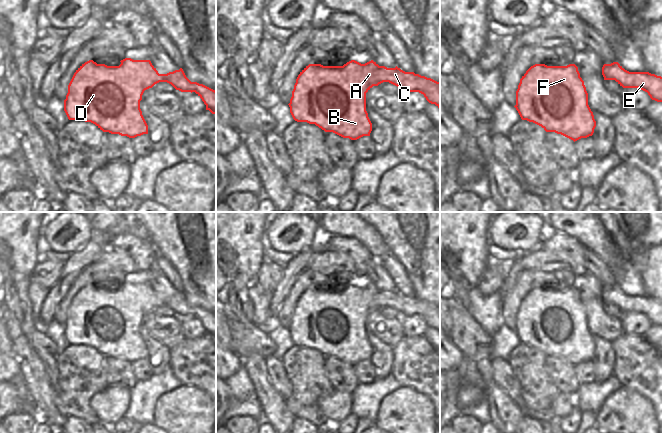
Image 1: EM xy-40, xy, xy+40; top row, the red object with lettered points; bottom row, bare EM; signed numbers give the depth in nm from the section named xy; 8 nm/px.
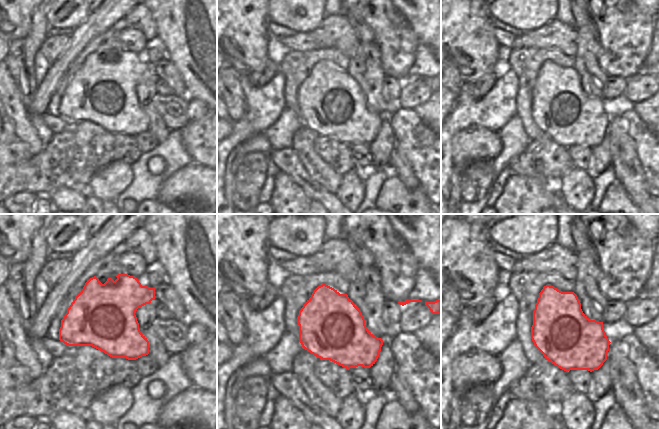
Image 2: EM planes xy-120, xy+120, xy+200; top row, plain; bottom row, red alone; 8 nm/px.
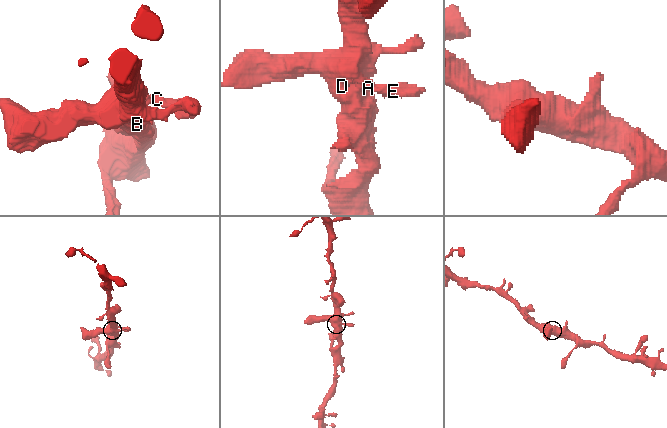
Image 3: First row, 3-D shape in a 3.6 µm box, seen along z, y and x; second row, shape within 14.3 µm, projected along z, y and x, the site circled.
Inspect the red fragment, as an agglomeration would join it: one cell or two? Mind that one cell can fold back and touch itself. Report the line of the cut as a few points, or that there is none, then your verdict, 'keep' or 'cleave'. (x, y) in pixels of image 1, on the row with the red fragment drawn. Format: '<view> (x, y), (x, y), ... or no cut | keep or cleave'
no cut | keep

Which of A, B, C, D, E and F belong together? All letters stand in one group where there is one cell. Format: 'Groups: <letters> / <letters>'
Groups: A B C D E F.

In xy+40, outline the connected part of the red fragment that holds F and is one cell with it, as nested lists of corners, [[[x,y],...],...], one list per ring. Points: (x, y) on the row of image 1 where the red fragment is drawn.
[[[575,64],[531,66],[520,79],[514,107],[522,120],[533,122],[546,132],[561,134],[574,142],[592,136],[596,127],[593,112],[588,105],[588,93]]]

